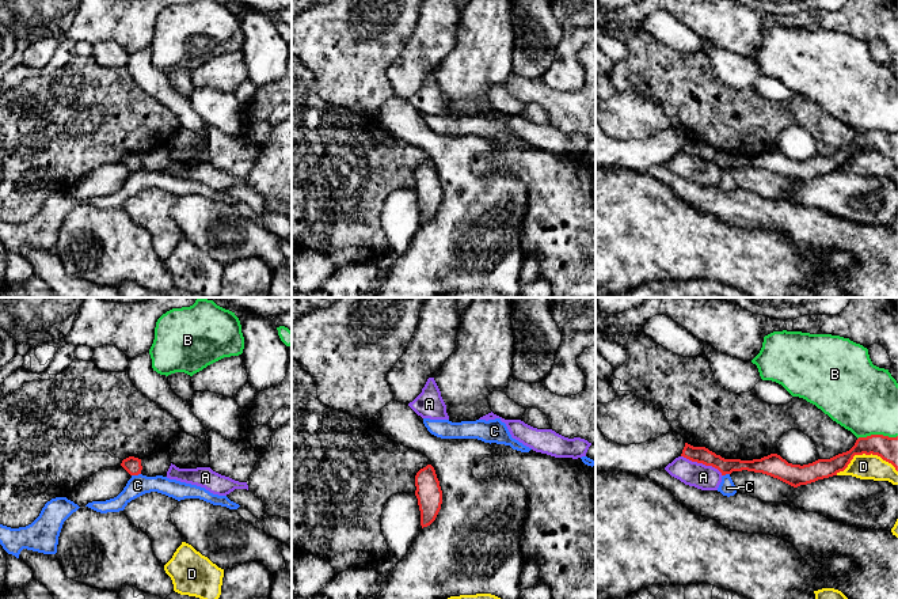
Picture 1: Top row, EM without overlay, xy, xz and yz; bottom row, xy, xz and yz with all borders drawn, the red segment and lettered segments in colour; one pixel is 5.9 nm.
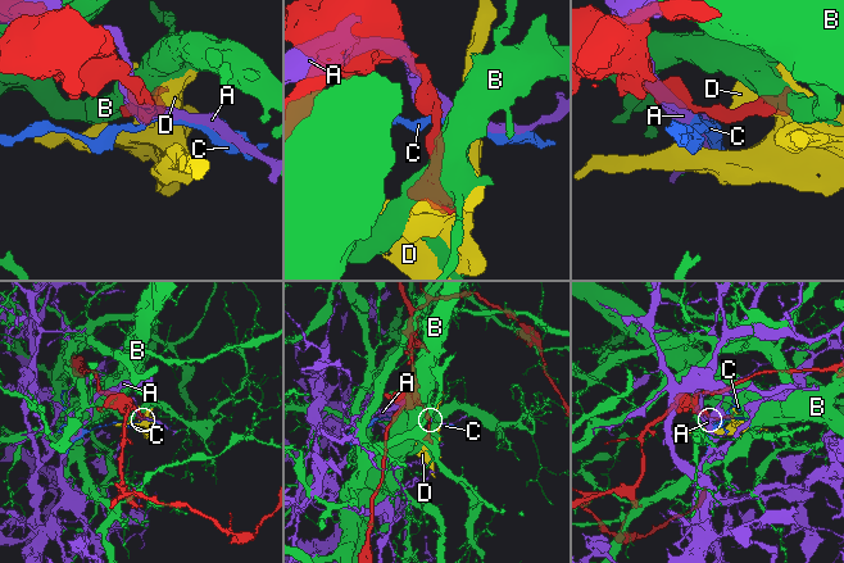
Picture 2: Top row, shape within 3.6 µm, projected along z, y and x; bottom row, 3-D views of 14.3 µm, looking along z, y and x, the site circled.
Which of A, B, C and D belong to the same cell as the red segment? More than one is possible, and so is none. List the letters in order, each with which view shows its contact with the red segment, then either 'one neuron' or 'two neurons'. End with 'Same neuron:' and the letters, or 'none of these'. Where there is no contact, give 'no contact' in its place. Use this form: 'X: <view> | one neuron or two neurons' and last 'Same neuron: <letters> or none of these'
A: yz | two neurons
B: yz | two neurons
C: xy | two neurons
D: yz | two neurons
Same neuron: none of these

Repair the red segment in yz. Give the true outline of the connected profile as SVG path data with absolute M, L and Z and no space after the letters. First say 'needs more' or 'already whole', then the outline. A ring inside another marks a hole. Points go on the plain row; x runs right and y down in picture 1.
already whole | M883 130L859 133L849 147L838 149L830 155L818 155L803 162L788 159L777 149L770 149L753 156L724 155L705 143L693 143L688 139L685 139L681 152L692 158L712 162L718 164L722 171L747 166L770 171L798 183L800 181L837 171L848 163L855 151L863 149L878 151L883 156L891 159L898 167L898 132L889 133Z

